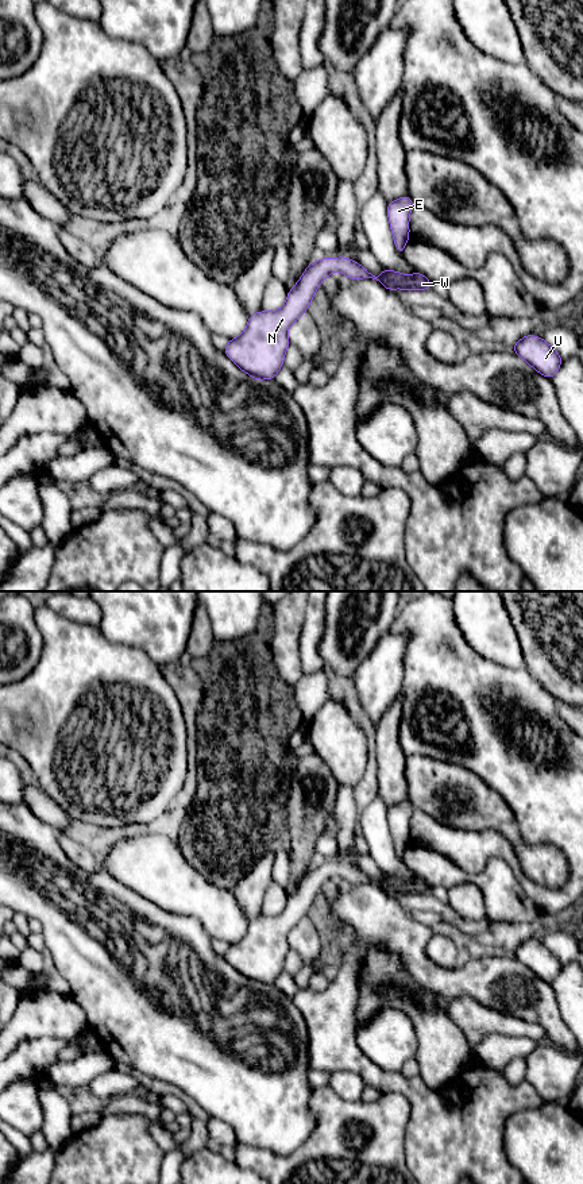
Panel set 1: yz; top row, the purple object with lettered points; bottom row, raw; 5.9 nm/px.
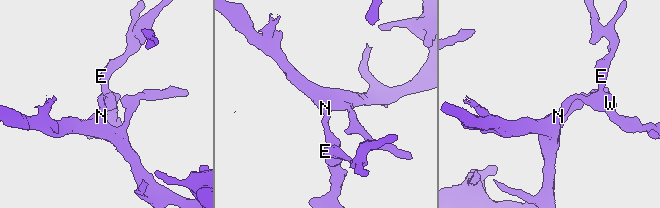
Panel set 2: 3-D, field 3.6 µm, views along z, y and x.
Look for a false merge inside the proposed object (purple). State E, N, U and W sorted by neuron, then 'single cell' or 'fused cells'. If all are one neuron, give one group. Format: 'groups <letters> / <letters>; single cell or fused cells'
groups E N U W; single cell

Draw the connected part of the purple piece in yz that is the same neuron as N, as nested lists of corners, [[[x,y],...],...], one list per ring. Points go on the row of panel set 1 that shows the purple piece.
[[[345,257],[313,261],[296,286],[289,290],[286,302],[279,311],[259,311],[248,316],[246,331],[228,342],[224,348],[225,355],[254,379],[274,379],[283,366],[285,352],[290,344],[289,327],[308,311],[320,284],[336,269],[352,281],[360,278],[377,279],[391,293],[394,288],[428,290],[432,286],[432,282],[416,269],[414,274],[408,277],[383,267],[382,275],[375,277]]]

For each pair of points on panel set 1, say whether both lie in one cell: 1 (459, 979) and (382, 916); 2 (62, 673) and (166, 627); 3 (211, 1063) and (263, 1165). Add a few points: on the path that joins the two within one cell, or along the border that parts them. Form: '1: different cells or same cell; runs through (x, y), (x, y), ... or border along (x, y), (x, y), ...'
1: same cell; runs through (437, 979), (414, 956), (412, 947), (402, 937)
2: different cells; border along (99, 628), (109, 640), (138, 647), (153, 660)
3: different cells; border along (236, 1142), (266, 1148), (286, 1156)

